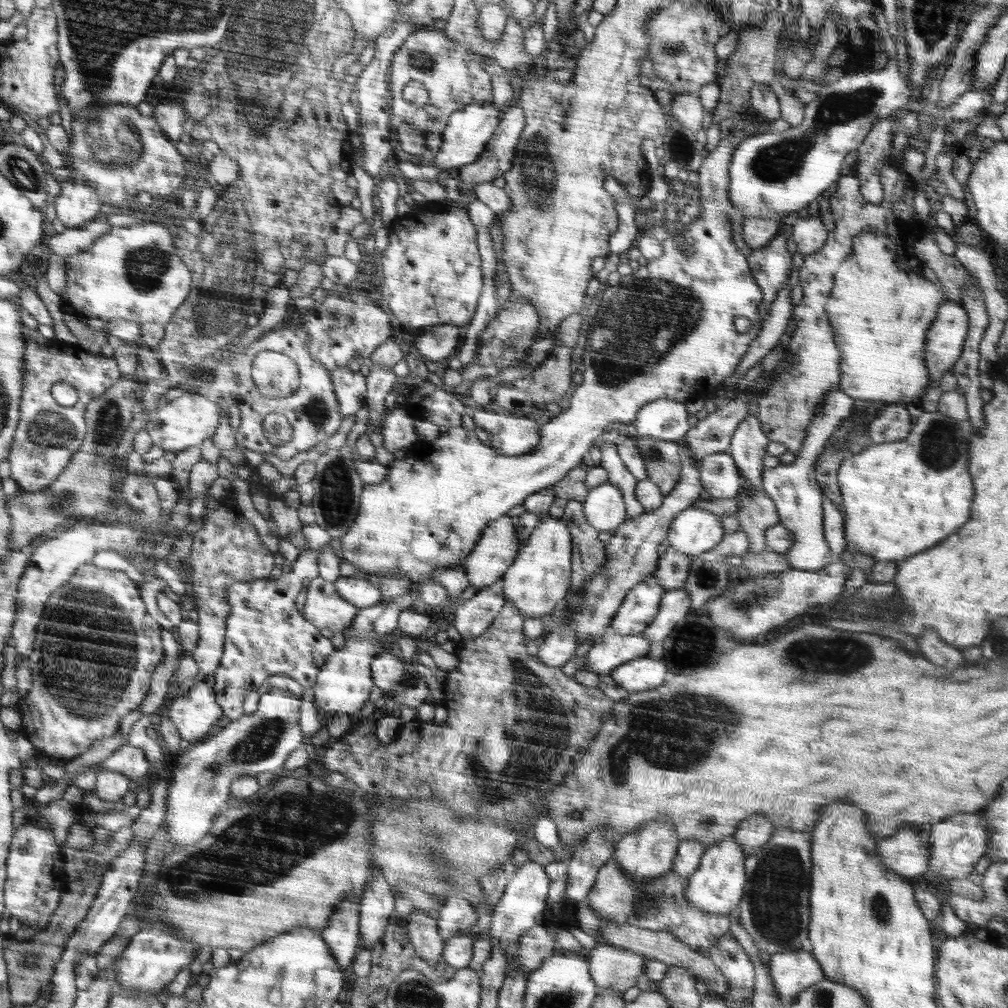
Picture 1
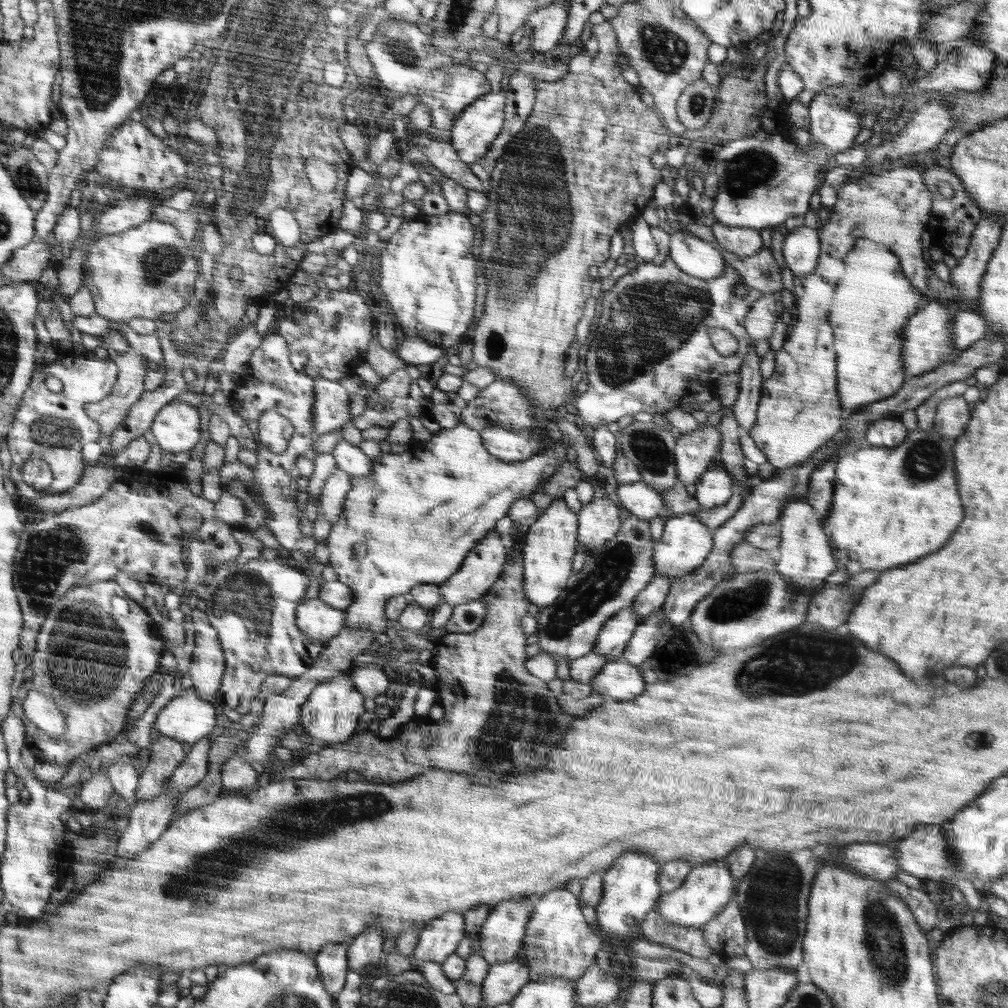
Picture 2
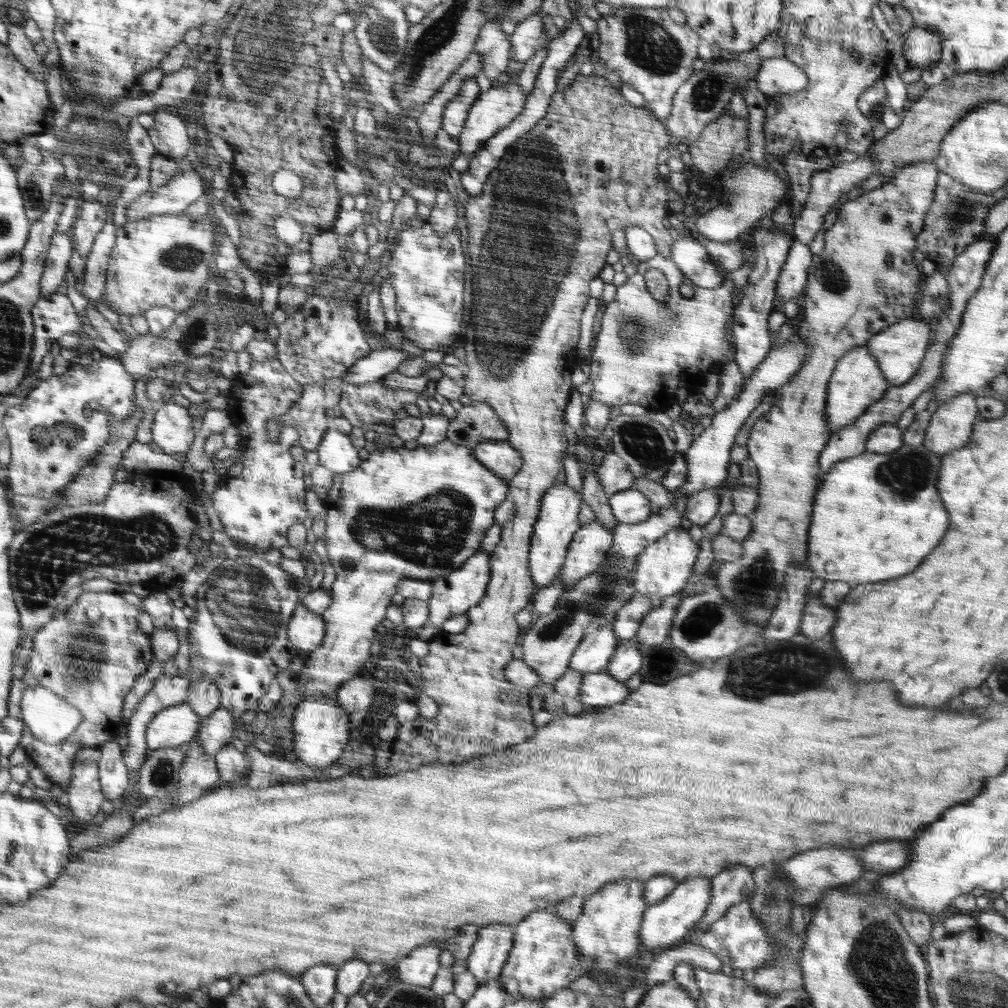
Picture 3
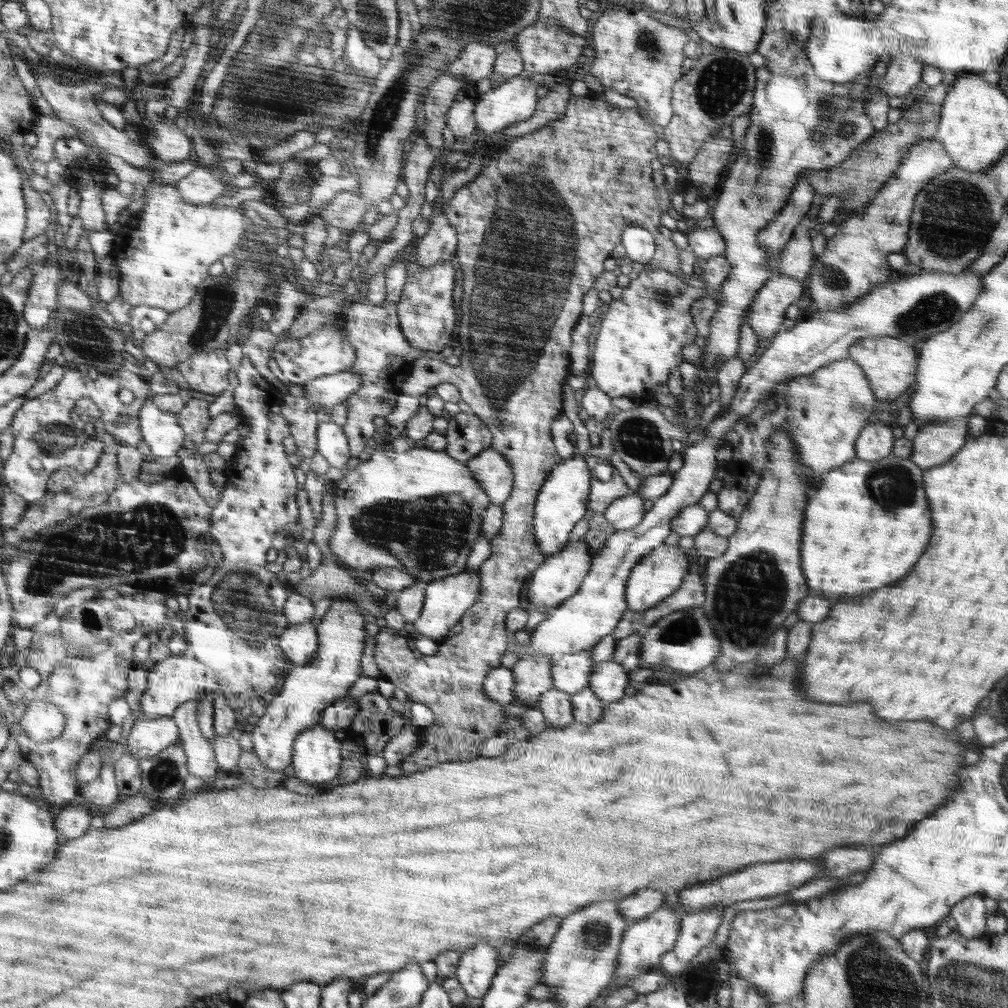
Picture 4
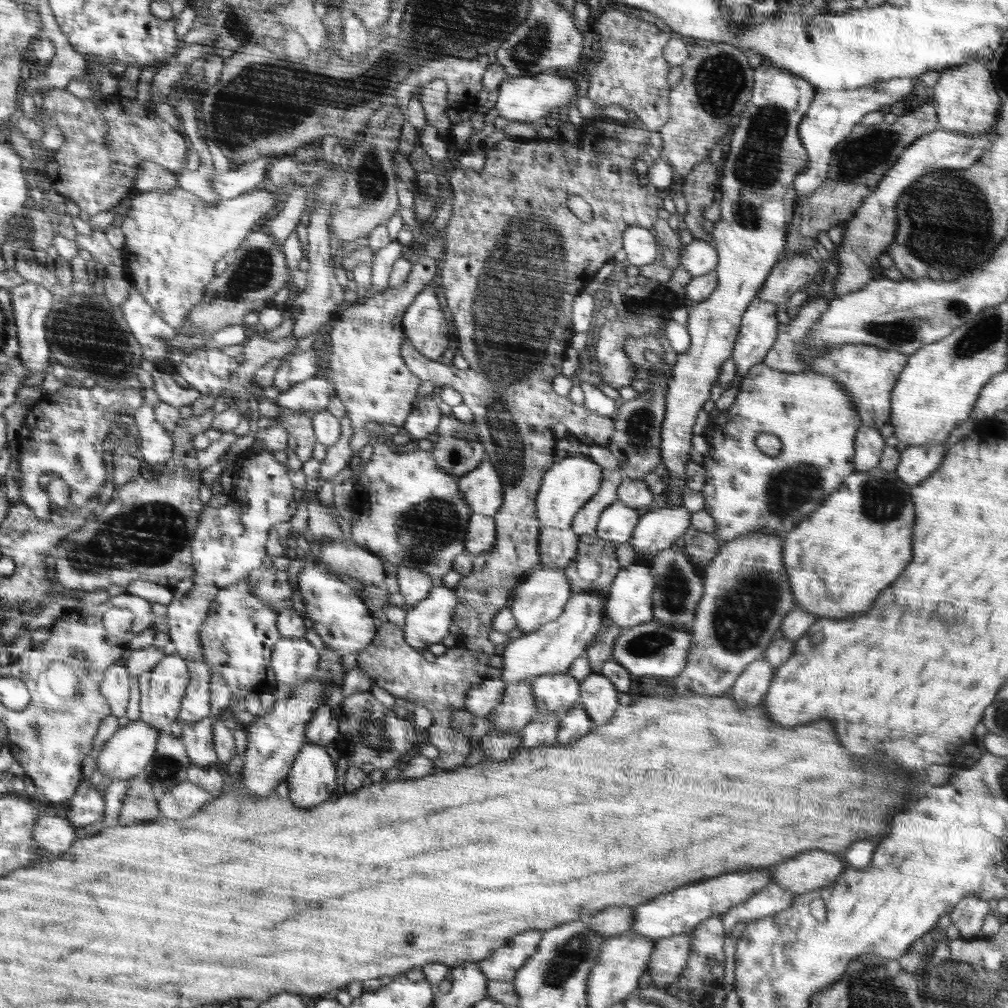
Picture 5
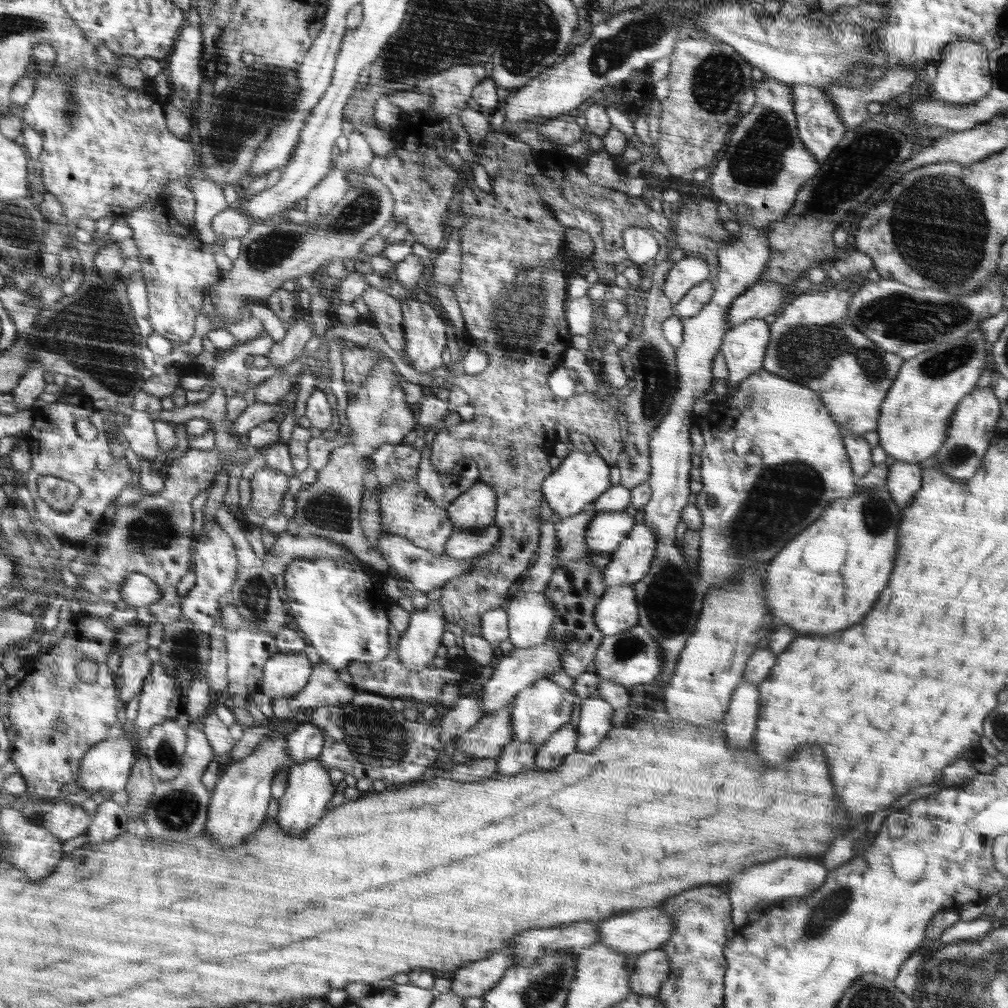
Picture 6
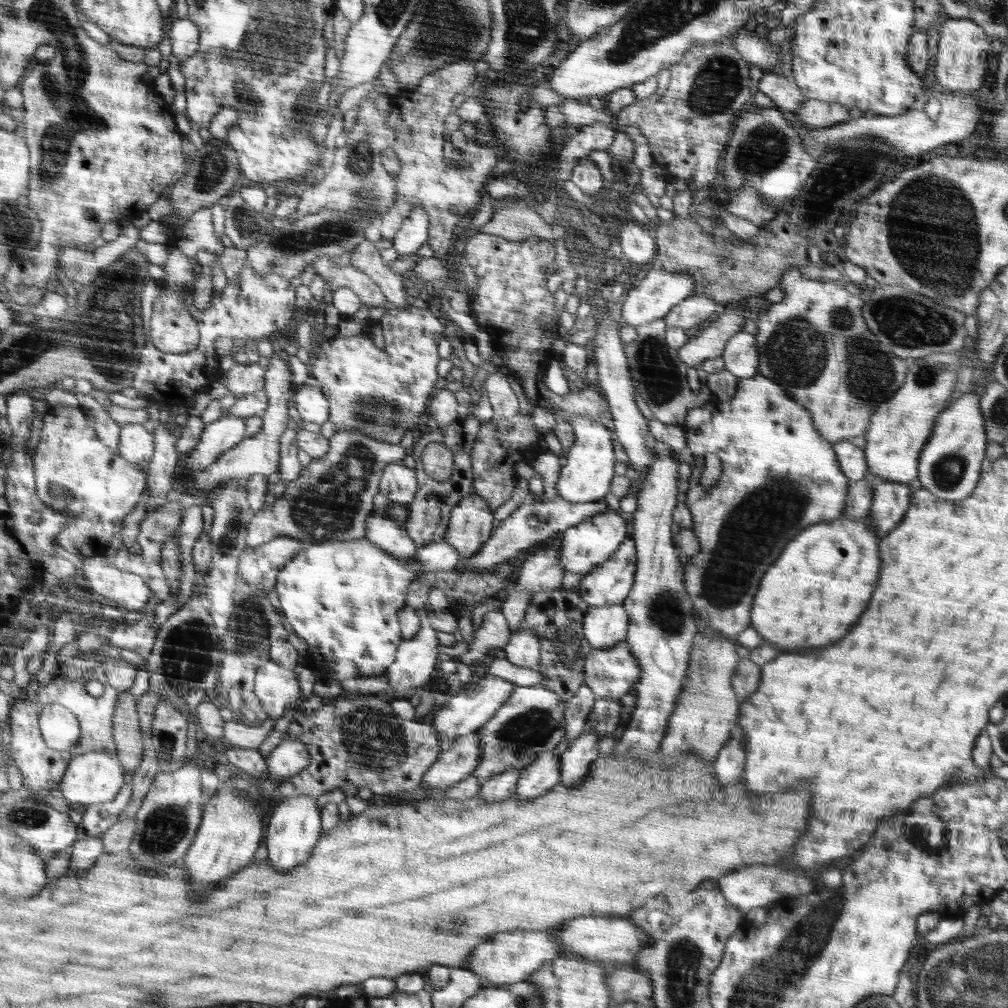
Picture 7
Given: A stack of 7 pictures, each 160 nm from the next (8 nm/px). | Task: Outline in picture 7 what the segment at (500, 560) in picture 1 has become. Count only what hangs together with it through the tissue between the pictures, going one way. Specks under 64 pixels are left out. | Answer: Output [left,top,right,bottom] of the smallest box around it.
[386,613,438,694]

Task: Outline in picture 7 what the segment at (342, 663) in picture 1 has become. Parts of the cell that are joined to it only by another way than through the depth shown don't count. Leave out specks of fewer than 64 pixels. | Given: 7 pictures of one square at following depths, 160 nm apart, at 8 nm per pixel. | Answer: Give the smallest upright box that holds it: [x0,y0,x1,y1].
[266,796,320,874]

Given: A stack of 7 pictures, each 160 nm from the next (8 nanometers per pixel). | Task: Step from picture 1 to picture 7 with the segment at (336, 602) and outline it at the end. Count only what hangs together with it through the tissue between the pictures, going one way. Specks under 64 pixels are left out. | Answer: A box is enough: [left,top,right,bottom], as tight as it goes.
[252,659,300,720]

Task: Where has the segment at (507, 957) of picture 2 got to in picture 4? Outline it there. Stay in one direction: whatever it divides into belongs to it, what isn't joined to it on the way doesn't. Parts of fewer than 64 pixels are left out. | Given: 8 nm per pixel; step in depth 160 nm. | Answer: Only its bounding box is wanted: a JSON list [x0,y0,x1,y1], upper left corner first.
[455,944,500,998]

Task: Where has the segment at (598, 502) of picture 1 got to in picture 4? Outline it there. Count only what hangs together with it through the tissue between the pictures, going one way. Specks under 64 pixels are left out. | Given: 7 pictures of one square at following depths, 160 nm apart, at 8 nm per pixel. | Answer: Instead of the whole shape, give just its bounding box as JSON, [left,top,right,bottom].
[524,540,593,612]

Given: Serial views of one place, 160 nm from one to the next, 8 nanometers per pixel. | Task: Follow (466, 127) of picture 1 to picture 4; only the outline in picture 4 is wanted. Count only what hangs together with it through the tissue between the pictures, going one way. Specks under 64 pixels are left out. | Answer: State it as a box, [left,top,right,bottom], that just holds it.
[474,75,538,139]

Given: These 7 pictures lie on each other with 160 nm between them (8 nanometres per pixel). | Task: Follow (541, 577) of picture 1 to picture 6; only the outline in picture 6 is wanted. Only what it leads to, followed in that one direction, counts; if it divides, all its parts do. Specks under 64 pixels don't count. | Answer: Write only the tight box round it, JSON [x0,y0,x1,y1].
[542,449,610,518]

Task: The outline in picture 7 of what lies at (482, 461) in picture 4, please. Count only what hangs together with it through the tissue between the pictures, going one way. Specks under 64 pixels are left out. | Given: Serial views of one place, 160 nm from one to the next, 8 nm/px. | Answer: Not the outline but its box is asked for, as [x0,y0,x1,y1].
[443,493,496,559]

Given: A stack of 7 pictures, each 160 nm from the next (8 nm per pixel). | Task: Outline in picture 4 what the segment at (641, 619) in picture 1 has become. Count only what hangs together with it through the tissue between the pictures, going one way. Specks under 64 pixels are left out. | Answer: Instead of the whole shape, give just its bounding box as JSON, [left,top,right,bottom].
[550,649,594,696]

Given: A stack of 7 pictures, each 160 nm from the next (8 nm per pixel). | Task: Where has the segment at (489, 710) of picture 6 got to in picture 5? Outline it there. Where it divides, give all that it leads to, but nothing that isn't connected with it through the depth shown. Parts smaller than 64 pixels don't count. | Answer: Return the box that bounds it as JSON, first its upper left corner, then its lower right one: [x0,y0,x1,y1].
[501,591,609,686]

